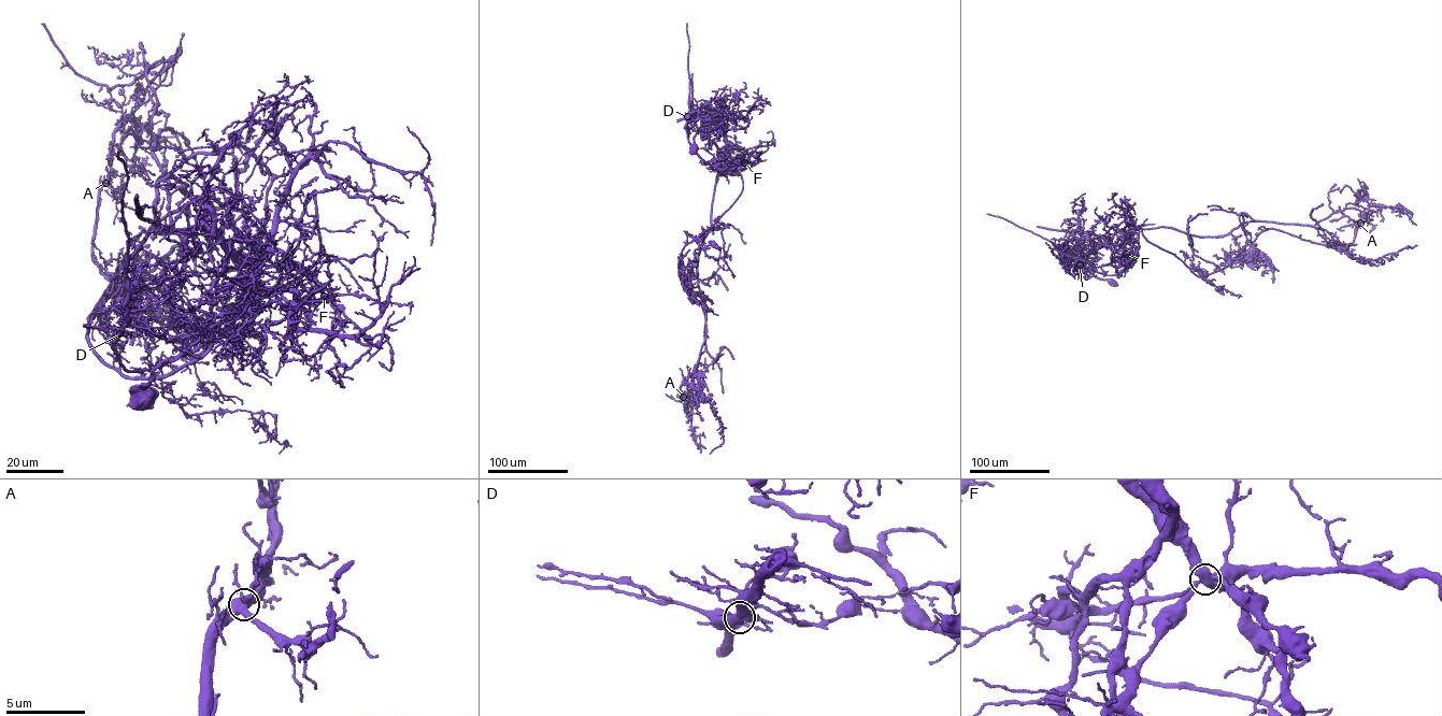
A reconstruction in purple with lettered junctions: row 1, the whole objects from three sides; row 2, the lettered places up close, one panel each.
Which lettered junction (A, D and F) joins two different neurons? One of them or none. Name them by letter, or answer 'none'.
F

